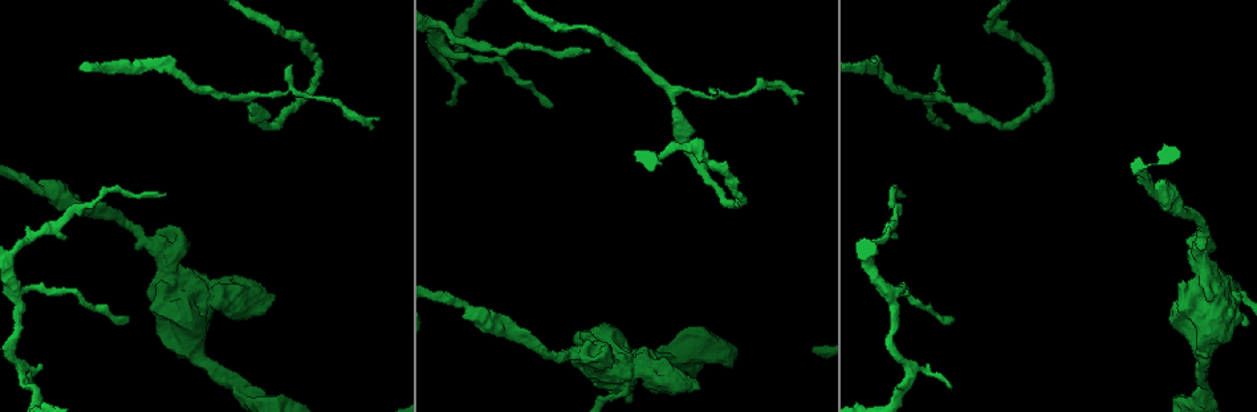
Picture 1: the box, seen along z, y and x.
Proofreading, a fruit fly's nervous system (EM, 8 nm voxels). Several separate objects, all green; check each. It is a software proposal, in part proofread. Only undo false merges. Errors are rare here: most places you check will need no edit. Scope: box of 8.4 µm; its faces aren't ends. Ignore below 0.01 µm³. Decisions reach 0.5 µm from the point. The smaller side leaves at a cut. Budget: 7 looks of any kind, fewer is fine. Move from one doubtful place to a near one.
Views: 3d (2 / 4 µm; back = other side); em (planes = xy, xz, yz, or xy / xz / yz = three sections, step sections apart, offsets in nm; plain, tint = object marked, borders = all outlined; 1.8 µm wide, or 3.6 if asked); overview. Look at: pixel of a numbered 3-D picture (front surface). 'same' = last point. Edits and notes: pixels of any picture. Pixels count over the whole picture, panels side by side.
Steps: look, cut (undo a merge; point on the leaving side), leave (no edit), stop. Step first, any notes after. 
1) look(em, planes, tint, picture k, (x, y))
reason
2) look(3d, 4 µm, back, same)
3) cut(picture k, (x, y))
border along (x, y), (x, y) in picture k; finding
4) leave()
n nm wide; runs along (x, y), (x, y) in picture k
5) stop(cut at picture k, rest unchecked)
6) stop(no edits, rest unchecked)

look(em, 3.6 µm, yz, step 8, tint, picture 1, (202, 304))
sharp bend

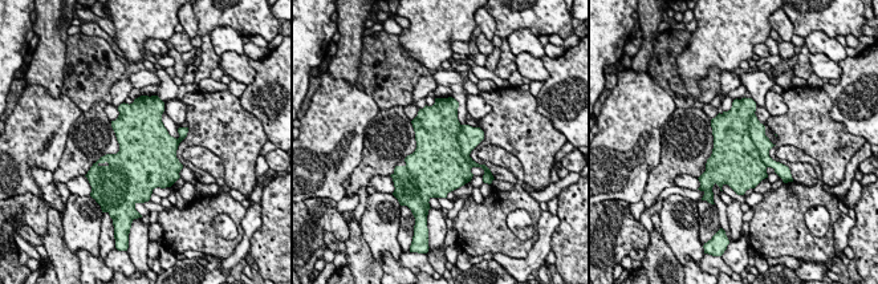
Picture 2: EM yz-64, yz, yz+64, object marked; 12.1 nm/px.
look(em, 3.6 µm, planes, tint, same)
another direction

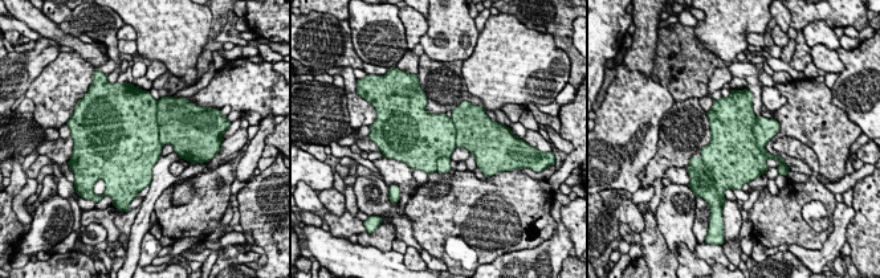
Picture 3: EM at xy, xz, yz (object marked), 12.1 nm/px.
cut(picture 3, (176, 118))
a second neuron is stuck on

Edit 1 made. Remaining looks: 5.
look(overview)
redraw

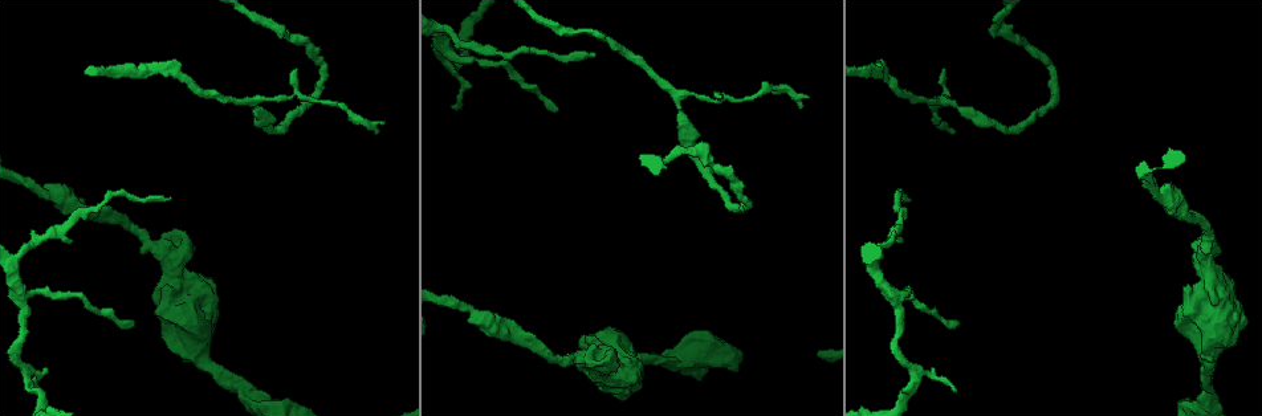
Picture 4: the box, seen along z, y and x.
look(3d, 4 µm, back, picture 4, (1207, 395))
sudden change in width

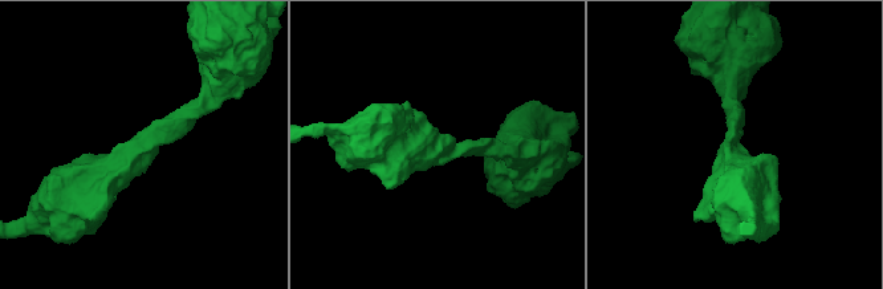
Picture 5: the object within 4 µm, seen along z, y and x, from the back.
look(em, planes, tint, picture 5, (732, 149))
arms of 240, 550 nm

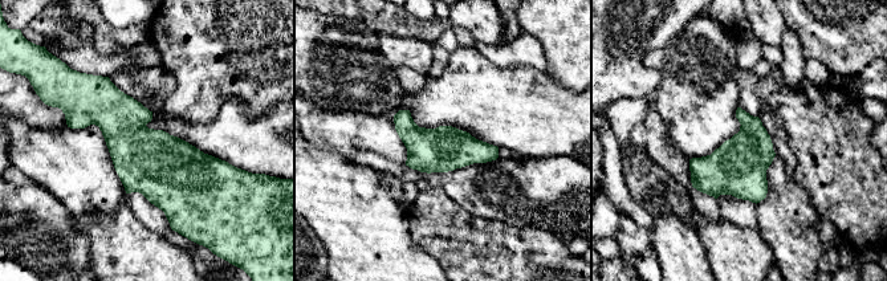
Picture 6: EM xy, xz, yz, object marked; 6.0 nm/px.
leave()
all the same neuron

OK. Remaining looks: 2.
stop(cut at picture 3, rest unchecked)

